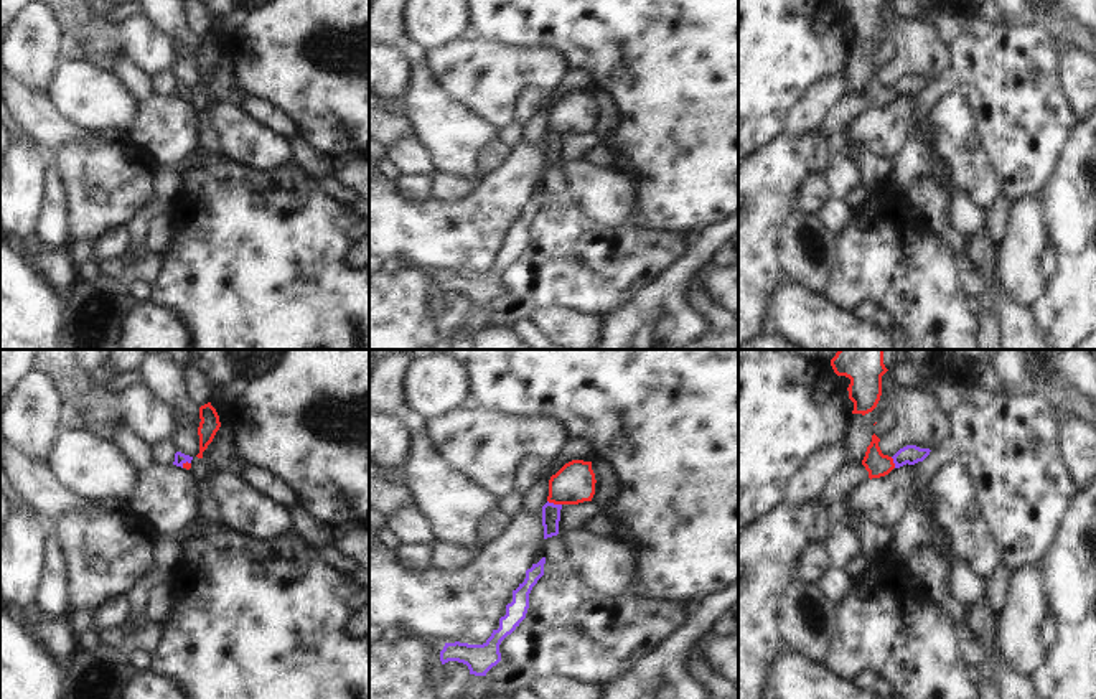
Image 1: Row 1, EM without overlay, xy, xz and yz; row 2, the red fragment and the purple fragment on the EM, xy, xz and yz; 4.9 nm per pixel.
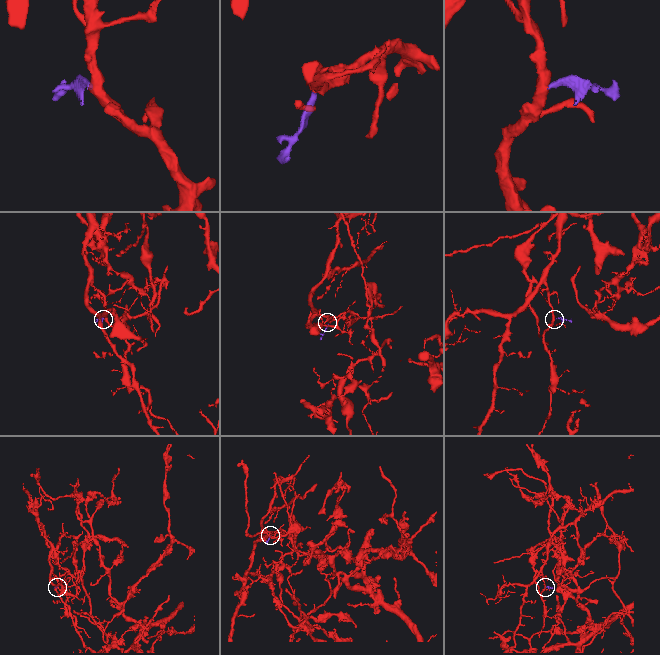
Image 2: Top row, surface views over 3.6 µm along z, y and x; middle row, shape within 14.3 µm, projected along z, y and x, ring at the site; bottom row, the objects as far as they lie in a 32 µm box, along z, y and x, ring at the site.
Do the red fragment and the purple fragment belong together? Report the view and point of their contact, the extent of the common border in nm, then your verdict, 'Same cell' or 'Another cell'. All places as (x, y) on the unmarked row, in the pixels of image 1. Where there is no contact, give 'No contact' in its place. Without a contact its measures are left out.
Touches red at xz (554, 134). Shared border 80 nm. Same cell

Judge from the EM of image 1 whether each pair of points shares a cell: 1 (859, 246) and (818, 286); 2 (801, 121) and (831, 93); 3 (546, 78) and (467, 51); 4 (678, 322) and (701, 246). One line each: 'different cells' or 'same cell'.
1: different cells
2: same cell
3: same cell
4: same cell

